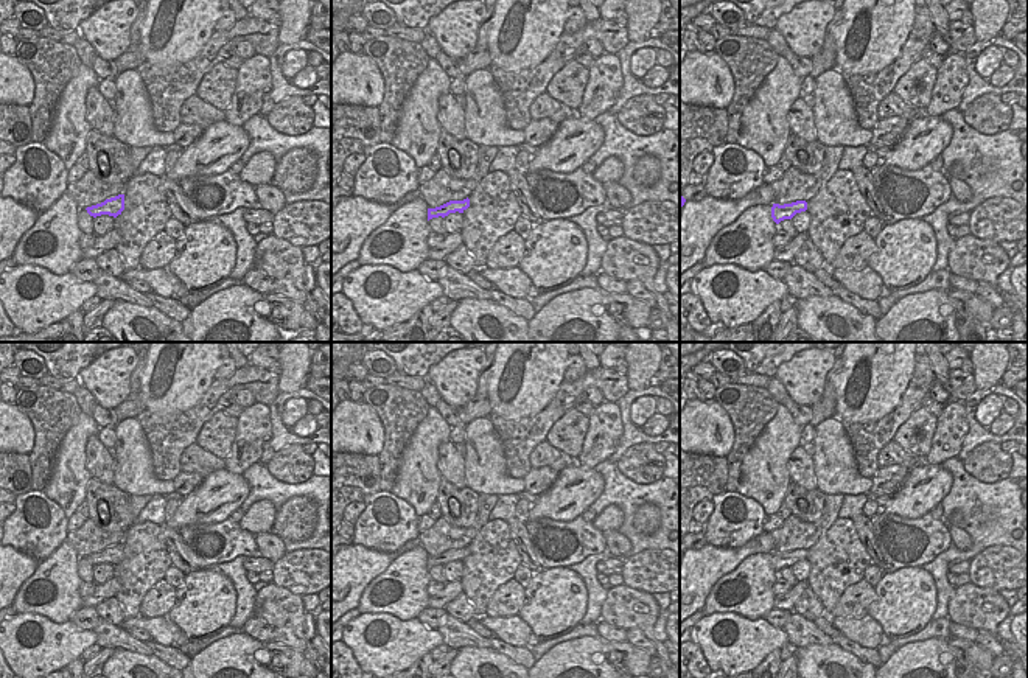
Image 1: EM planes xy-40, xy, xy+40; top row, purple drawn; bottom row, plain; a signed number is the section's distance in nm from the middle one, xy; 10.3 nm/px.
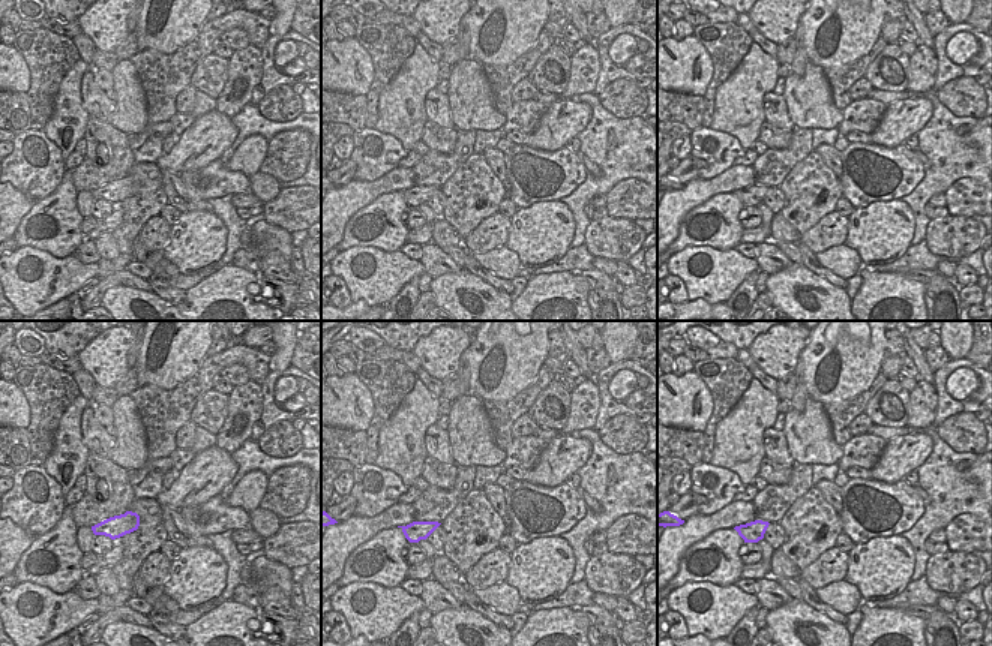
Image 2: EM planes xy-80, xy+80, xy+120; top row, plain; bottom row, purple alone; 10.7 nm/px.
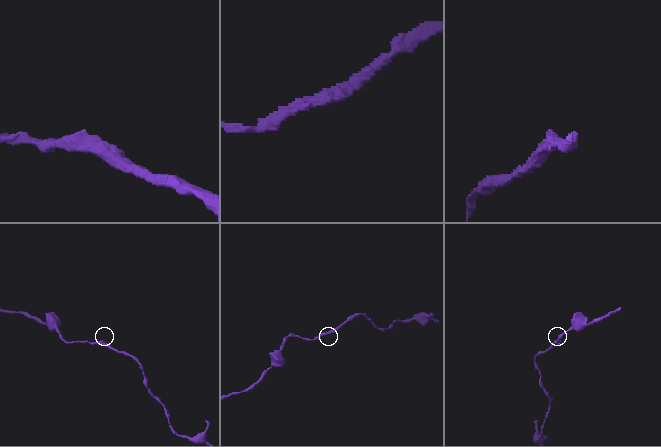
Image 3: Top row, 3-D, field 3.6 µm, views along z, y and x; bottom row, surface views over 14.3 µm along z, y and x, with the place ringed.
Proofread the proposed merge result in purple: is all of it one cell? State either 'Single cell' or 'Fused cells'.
Single cell.

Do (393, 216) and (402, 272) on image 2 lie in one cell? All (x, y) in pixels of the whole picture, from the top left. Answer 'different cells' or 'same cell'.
different cells

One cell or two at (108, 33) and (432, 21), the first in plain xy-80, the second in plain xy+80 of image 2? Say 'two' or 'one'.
one

